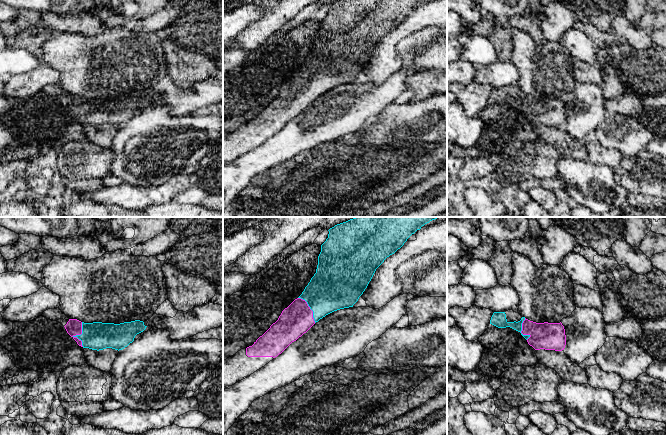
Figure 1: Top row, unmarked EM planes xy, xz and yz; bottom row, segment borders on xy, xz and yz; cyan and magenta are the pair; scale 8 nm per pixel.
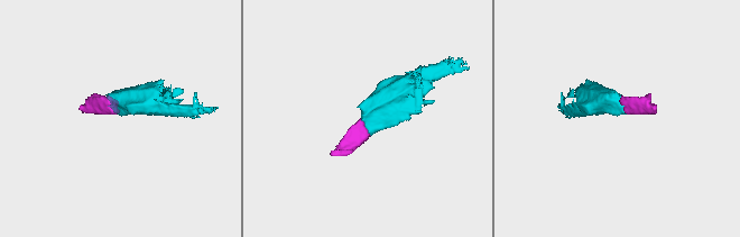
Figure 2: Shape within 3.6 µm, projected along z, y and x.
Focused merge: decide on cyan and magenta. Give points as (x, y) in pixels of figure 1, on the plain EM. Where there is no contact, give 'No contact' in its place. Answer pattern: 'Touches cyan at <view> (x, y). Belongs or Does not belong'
Touches cyan at xy (79, 111). Belongs

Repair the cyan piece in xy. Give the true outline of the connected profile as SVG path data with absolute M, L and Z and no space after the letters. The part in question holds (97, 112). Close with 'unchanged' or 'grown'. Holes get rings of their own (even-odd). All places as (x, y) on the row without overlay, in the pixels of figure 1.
M69 95L64 103L67 109L83 124L97 127L112 124L119 127L132 119L135 112L143 108L147 102L140 96L114 100L84 99L77 95Z | grown

